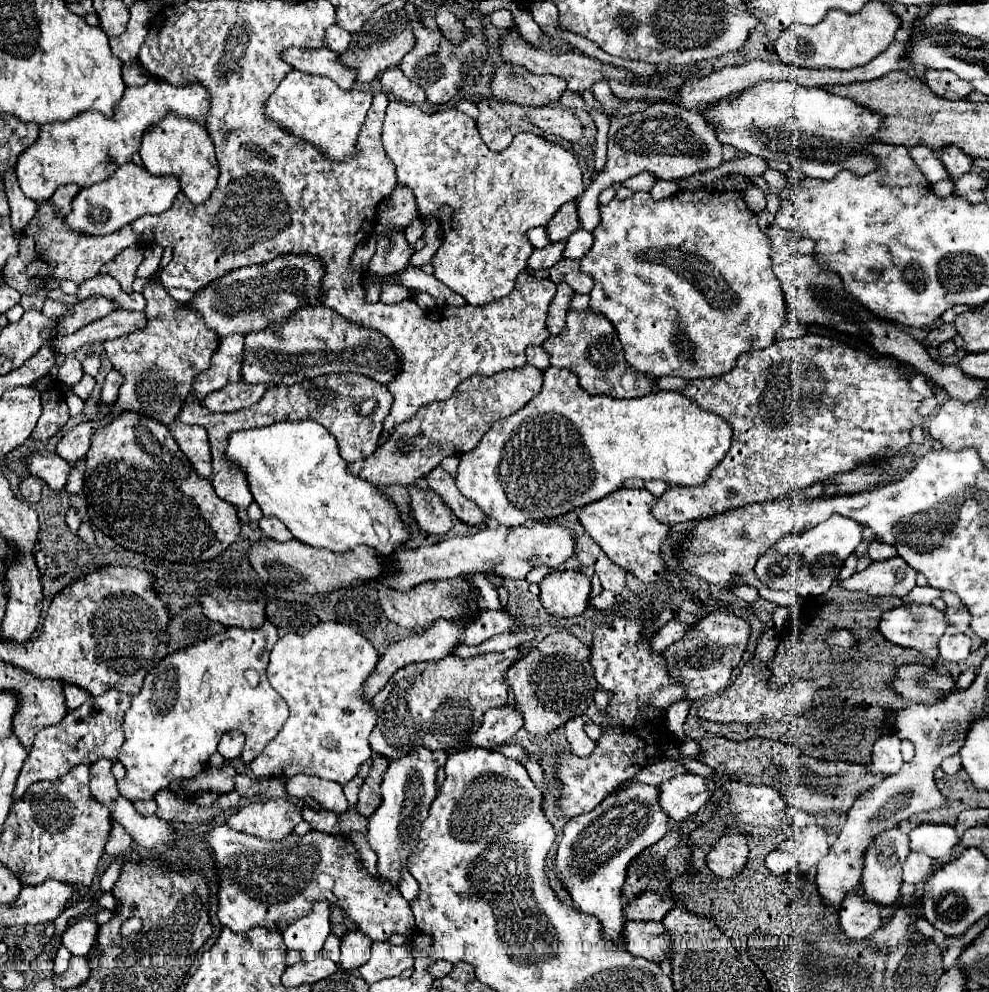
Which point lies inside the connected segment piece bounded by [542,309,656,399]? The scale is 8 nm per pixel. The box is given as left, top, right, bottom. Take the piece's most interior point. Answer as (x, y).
(590, 348)

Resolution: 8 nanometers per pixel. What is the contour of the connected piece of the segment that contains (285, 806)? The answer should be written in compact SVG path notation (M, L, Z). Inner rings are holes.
M274 797L252 801L228 817L226 825L234 831L254 835L264 841L282 841L302 821L302 807L288 799Z

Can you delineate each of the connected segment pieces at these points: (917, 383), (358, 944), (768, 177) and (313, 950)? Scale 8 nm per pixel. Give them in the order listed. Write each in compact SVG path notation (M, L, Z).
M914 375L914 377L912 377L912 381L910 381L910 385L912 385L912 389L914 389L918 395L922 395L924 399L934 395L934 393L932 393L932 389L926 385L926 381L924 381L920 375Z
M350 931L342 937L342 961L340 965L344 969L358 969L366 959L370 957L372 939L368 935L362 935L362 931Z
M766 169L764 171L764 181L768 185L768 189L776 195L784 193L788 189L788 175L786 173L780 173L780 171L774 171L774 169Z
M326 901L316 903L310 915L306 915L304 919L298 919L282 933L286 947L298 951L302 955L302 961L306 963L318 957L328 935L330 935L330 923L328 923Z

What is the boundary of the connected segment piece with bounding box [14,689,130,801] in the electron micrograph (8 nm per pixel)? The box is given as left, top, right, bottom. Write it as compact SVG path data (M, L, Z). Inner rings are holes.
M110 689L100 697L90 697L86 703L82 703L82 707L68 711L68 715L60 723L38 731L36 741L22 767L22 775L18 775L18 787L14 789L14 801L18 801L20 795L28 789L28 785L34 781L58 779L66 775L72 767L80 763L92 765L102 757L116 759L124 743L122 721L124 721L128 707L130 707L130 695Z

